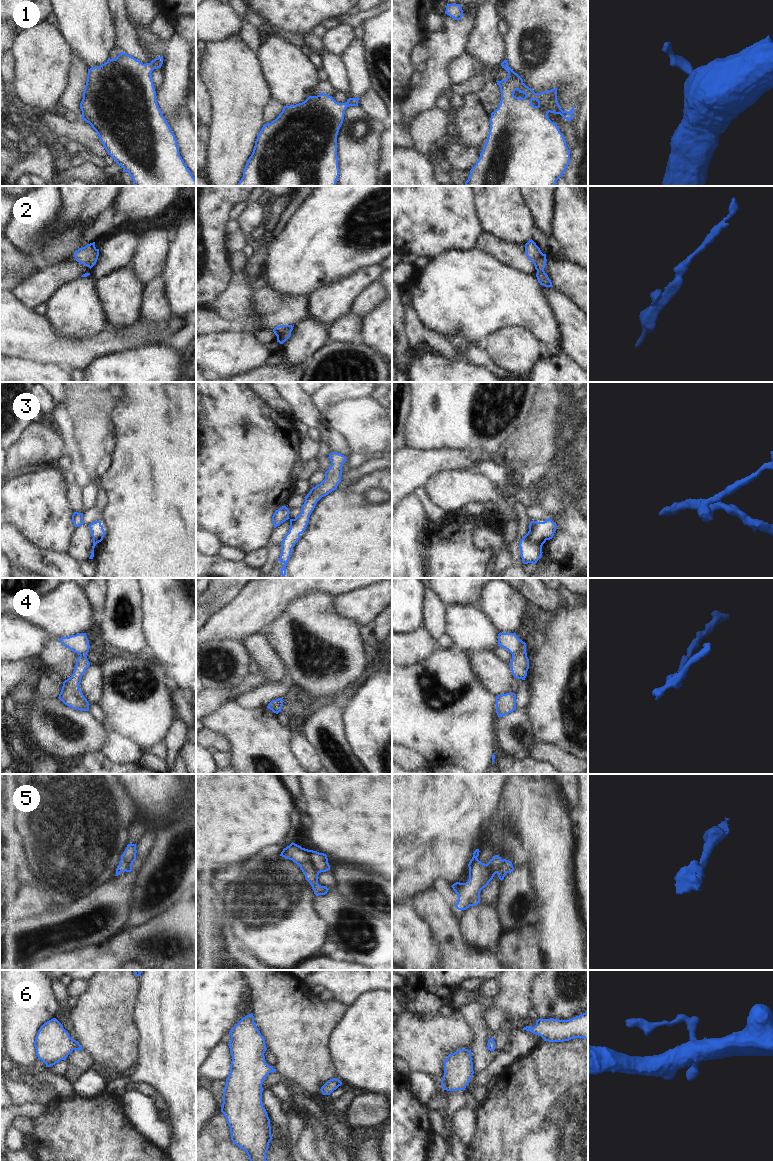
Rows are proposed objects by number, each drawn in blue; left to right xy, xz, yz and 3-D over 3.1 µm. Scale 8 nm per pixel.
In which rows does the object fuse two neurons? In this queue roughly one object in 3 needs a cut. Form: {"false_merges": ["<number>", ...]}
{"false_merges": ["4"]}

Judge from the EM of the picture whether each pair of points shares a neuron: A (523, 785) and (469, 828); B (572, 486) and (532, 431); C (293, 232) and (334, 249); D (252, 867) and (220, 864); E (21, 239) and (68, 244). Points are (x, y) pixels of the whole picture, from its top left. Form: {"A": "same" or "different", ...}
{"A": "different", "B": "same", "C": "same", "D": "different", "E": "same"}

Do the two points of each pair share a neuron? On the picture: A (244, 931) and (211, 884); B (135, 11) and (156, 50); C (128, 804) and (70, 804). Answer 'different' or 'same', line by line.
A: different
B: same
C: same

